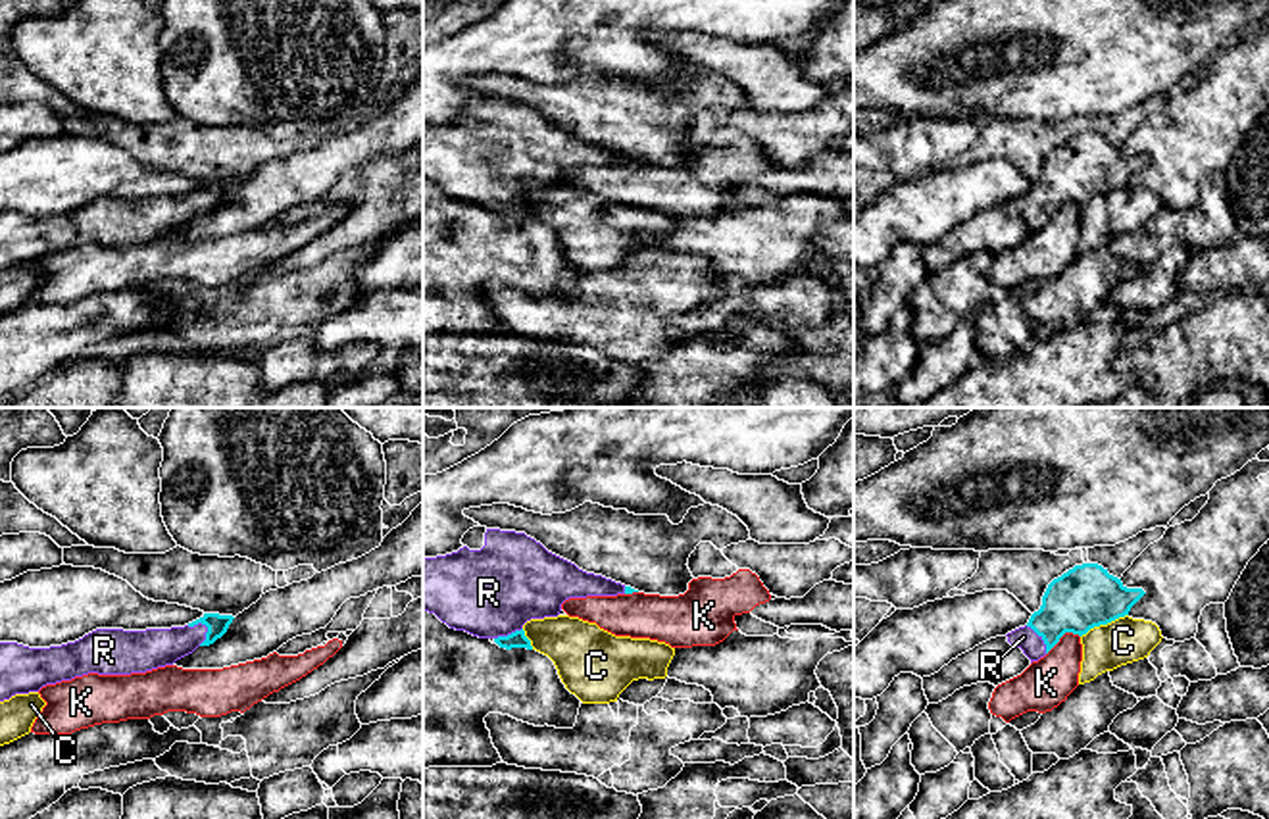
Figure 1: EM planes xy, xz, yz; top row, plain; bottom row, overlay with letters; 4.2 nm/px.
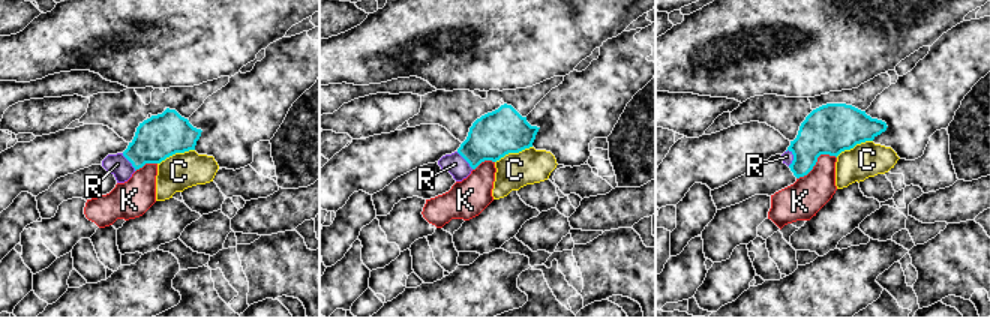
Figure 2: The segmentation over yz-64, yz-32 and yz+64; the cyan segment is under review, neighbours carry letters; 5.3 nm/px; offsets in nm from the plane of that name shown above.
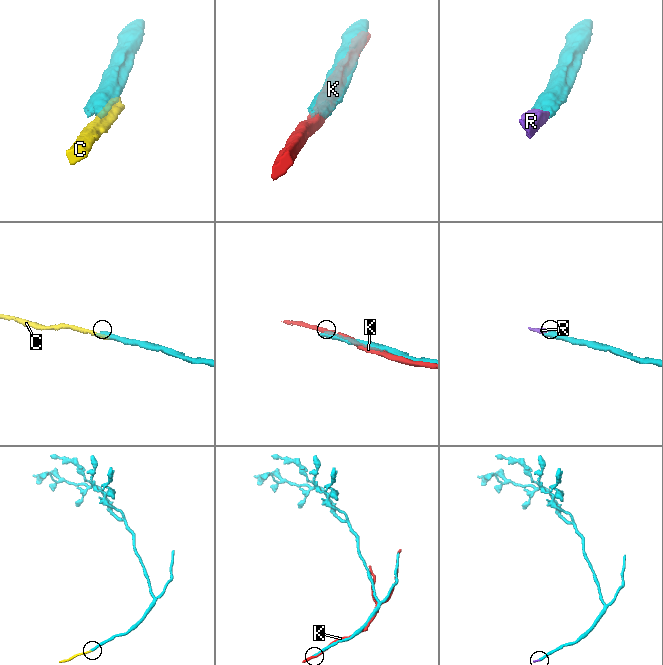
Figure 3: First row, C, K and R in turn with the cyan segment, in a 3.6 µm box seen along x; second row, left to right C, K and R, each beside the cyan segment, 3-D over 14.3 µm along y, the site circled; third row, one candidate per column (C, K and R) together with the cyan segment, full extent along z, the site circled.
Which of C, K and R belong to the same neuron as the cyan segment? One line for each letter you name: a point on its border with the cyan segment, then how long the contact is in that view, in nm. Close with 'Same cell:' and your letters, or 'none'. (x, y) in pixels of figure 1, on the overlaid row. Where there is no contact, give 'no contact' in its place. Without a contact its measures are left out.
R: contact xy (202, 623); length 110 nm
Same cell: R

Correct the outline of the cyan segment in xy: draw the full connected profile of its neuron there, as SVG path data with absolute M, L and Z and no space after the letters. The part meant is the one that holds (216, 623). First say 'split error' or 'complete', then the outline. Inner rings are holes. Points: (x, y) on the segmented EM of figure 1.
split error; M204 613L185 627L96 629L75 642L50 648L0 642L0 702L88 673L131 675L173 665L198 646L221 638L233 619L233 615Z

